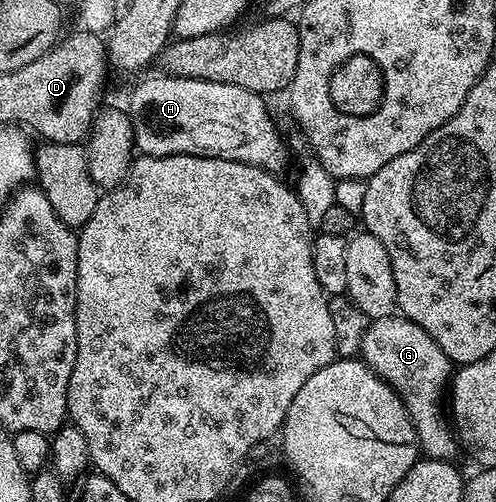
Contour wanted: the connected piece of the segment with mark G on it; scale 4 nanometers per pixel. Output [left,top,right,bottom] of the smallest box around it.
[359,316,459,459]

